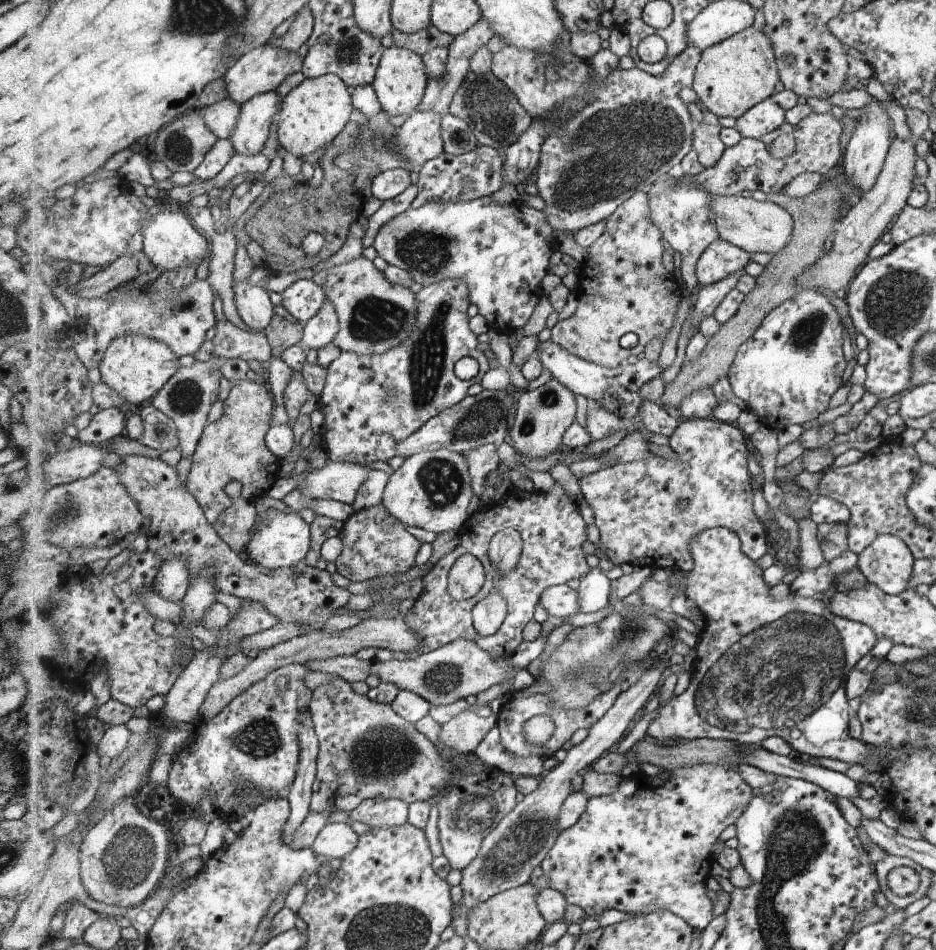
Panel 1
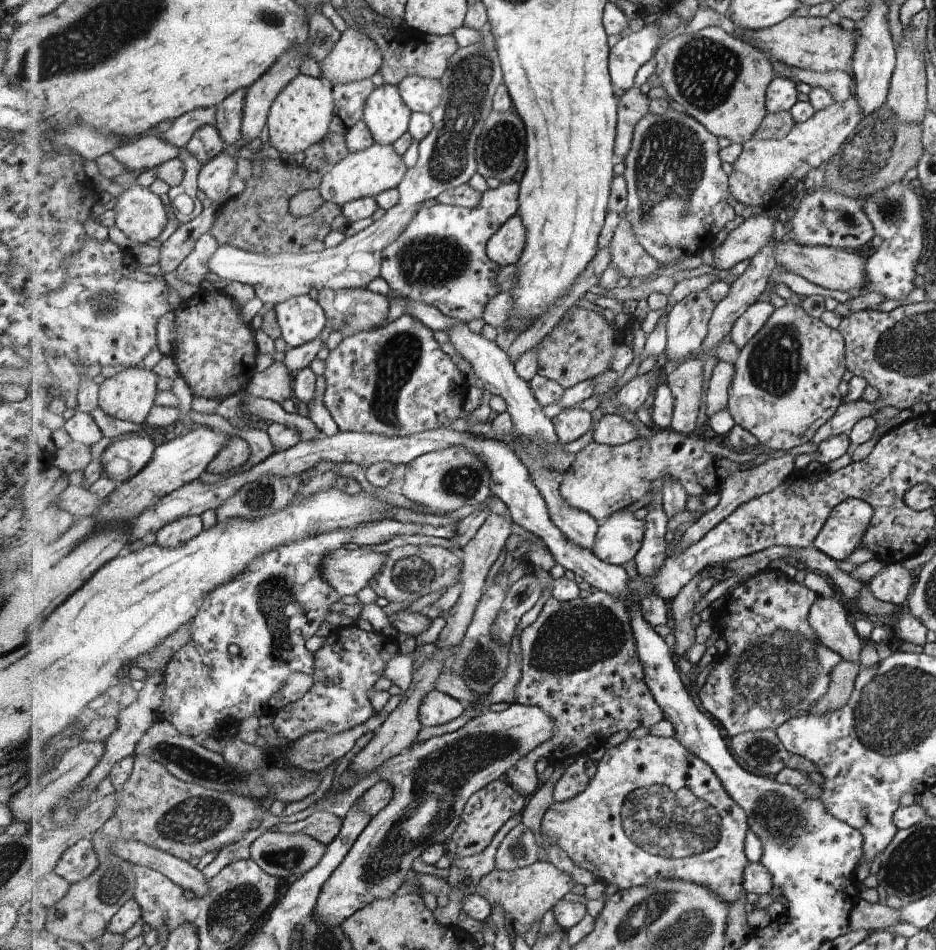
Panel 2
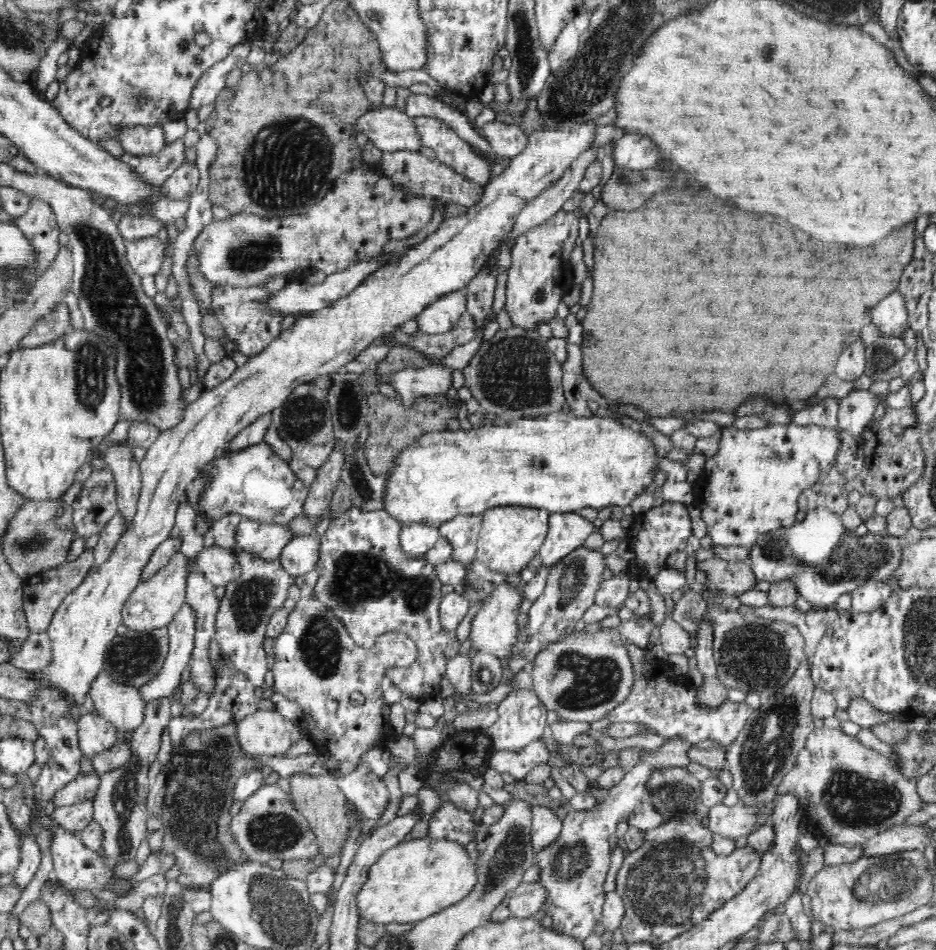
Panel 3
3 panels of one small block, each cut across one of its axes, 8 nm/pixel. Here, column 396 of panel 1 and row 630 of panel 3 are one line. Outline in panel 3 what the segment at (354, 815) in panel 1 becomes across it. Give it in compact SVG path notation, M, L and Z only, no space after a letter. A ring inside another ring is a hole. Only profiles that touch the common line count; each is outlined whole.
M795 603L781 607L774 605L754 607L754 614L763 616L763 618L769 616L798 630L804 642L801 653L808 660L810 672L819 641L822 640L821 637L824 636L830 624L836 620L838 611L840 610L834 606L833 608L810 608L802 612L798 610Z

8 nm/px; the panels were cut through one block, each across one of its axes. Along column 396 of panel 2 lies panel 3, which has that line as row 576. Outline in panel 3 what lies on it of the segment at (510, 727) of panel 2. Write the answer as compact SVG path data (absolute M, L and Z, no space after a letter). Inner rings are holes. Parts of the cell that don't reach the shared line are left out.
M818 507L794 526L778 528L762 536L750 548L748 562L758 581L773 583L792 579L799 594L813 608L833 608L842 594L850 594L872 579L887 584L902 564L905 545L902 537L890 534L888 530L884 534L868 531L865 536L857 536L856 531L844 528L838 514Z

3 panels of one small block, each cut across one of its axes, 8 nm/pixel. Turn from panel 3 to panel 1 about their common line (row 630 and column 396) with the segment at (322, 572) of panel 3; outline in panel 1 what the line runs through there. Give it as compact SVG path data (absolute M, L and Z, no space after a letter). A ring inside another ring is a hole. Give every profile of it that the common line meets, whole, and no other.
M445 280L423 287L417 294L417 325L409 340L401 346L381 355L359 355L343 351L332 361L326 370L326 384L318 401L318 409L324 416L321 428L325 445L323 457L330 462L364 462L382 461L397 456L397 446L417 433L427 422L441 412L457 406L467 397L467 390L473 384L480 384L489 372L489 360L479 350L477 334L469 326L469 308L472 300L465 282ZM463 356L473 356L481 362L481 372L474 380L461 380L455 376L455 366Z

